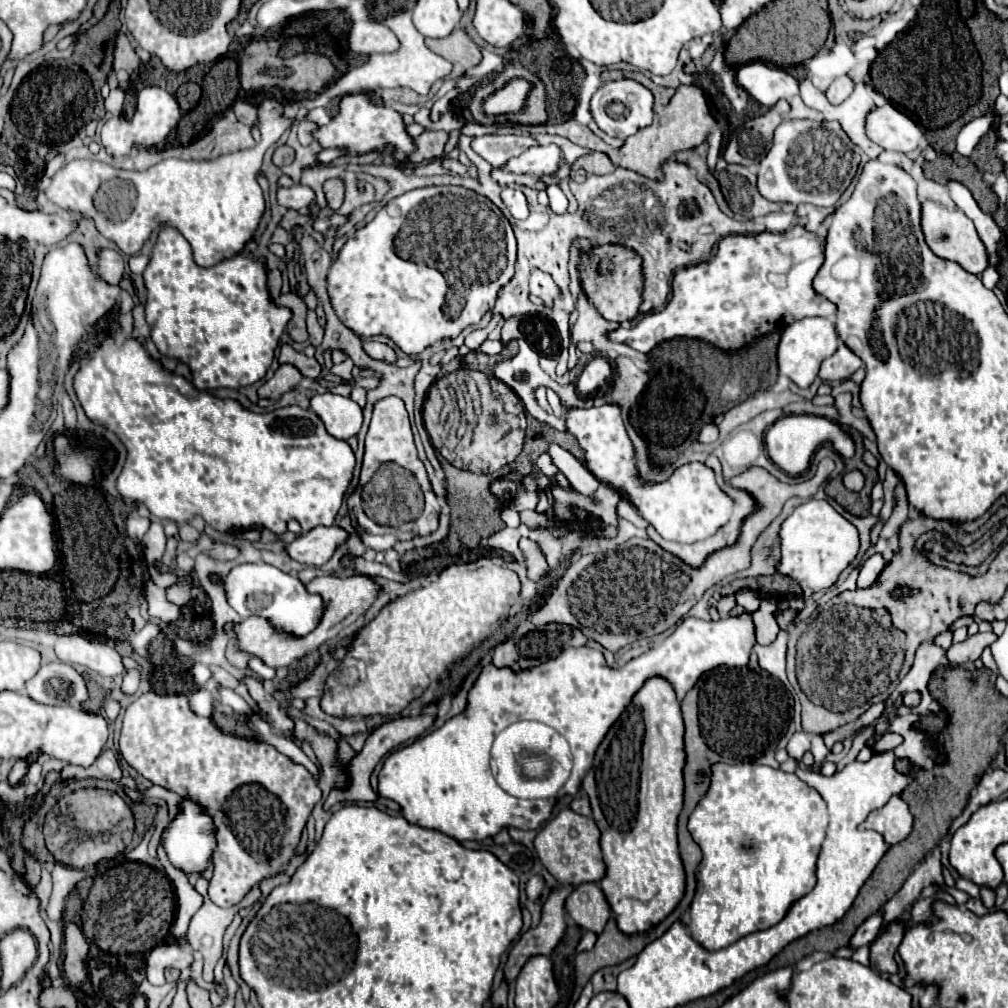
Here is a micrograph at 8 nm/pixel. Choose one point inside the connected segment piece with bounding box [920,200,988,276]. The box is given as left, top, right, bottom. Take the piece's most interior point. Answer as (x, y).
(950, 234)

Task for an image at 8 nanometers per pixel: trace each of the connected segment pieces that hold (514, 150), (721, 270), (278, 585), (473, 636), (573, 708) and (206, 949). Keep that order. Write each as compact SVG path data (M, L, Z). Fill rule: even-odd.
M486 134L480 138L474 138L471 147L484 156L494 168L506 166L506 162L530 146L536 146L538 142L530 136L498 136L498 134Z
M794 226L788 232L760 232L760 234L732 234L720 240L718 252L712 260L692 264L676 270L672 282L672 300L662 312L646 314L638 324L628 330L618 328L610 332L610 338L616 342L624 342L636 348L642 354L648 354L656 344L672 338L698 338L710 342L718 350L738 352L746 344L750 344L758 334L770 334L778 328L784 328L796 320L808 316L824 316L834 318L836 306L814 292L812 280L824 262L824 244L826 240L818 234L810 234L802 226Z
M266 562L234 566L224 580L224 590L228 594L230 606L242 618L260 616L278 632L286 632L292 636L310 634L324 614L324 600L320 594L310 594L306 590L306 584L302 584L298 576L286 574Z
M480 558L470 564L458 564L446 568L436 582L430 586L424 586L420 590L414 590L402 598L396 598L388 602L380 614L364 624L354 636L350 644L350 654L354 660L360 660L366 664L366 676L354 684L344 686L334 686L332 690L328 688L322 696L322 710L330 716L336 718L352 718L352 716L396 716L400 714L414 698L422 696L426 688L436 682L448 668L466 656L468 650L476 648L482 644L484 638L488 638L490 628L506 620L510 614L510 608L520 602L520 580L518 574L504 568L496 566L488 558Z
M746 612L746 614L734 616L734 618L732 616L720 618L718 622L684 618L676 626L676 630L660 646L650 648L648 652L640 654L638 658L630 660L626 666L622 666L618 670L610 668L606 664L602 652L586 648L586 646L564 650L558 658L548 660L548 662L544 662L528 672L518 672L518 674L514 674L510 668L496 668L494 664L490 664L480 672L476 684L472 686L472 690L468 694L468 708L462 714L446 720L444 726L440 726L438 730L428 732L426 736L418 738L416 742L412 742L408 746L402 746L400 750L392 752L386 758L386 762L378 774L378 794L382 798L398 802L404 808L404 818L410 824L438 830L446 836L452 836L458 842L484 840L484 838L496 836L502 828L510 828L510 826L522 828L522 830L534 830L550 818L552 806L550 806L550 802L542 802L542 800L514 798L514 796L506 794L496 784L488 762L490 762L492 742L494 742L496 734L500 732L500 728L506 728L518 720L538 720L538 722L544 722L544 724L556 728L568 740L572 754L574 754L574 768L572 768L572 776L564 788L564 794L576 794L580 780L584 778L584 774L592 766L596 748L600 746L600 742L604 740L604 736L612 728L612 724L620 718L624 708L630 704L630 698L634 698L634 694L642 688L642 684L648 678L654 678L654 676L666 678L674 686L676 696L682 702L686 692L694 686L694 682L698 682L698 678L704 672L714 670L718 666L734 666L734 668L746 666L748 658L750 658L750 650L754 644L756 644L754 622L752 622L752 614Z
M201 875L195 884L196 890L204 896L204 906L192 916L190 930L188 930L188 942L194 950L198 950L204 956L204 980L206 982L216 982L214 980L214 966L218 958L222 956L222 936L224 930L230 926L234 914L244 908L252 906L260 898L260 888L254 886L250 894L232 908L220 908L208 898L209 881Z

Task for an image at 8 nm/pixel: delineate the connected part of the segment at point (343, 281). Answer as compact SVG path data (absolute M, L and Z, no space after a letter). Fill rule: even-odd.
M428 186L410 190L390 200L374 216L372 222L356 230L354 238L348 238L348 242L342 246L327 276L327 290L332 308L342 320L342 324L354 330L358 336L362 338L386 336L404 354L416 356L434 342L456 338L462 330L482 320L482 316L496 302L498 290L514 276L516 238L510 230L508 230L508 244L510 246L506 258L506 218L500 212L500 208L494 206L488 198L462 186ZM462 268L466 268L462 276L462 302L456 302L456 308L448 308L444 314L442 304L446 294L452 292L460 296L460 288L452 288L446 274L462 274ZM470 276L478 278L476 294L474 294L474 282L468 284Z

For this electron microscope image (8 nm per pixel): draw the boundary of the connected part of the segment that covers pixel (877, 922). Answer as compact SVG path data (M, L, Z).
M878 912L878 914L870 916L870 918L856 930L856 934L854 934L852 940L850 940L850 946L852 946L852 948L860 948L860 946L868 944L870 940L876 938L876 934L880 932L880 928L882 928L882 914Z

